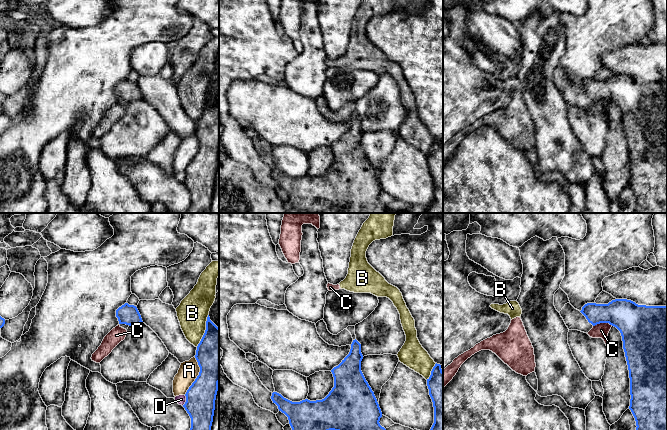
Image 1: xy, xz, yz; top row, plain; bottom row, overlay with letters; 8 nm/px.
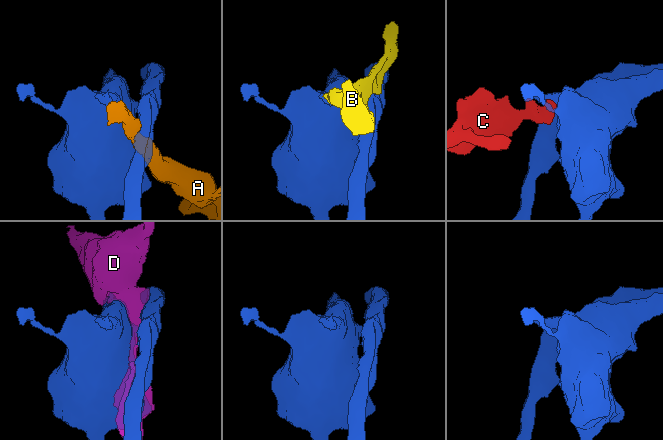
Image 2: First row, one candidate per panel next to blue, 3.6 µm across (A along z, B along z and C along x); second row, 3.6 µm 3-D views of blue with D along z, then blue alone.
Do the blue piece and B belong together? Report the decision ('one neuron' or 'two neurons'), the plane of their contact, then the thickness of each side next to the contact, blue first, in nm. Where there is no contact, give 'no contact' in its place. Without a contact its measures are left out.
two neurons | xy | 360/240 nm

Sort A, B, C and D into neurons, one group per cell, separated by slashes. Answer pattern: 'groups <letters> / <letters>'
groups A / B C / D

